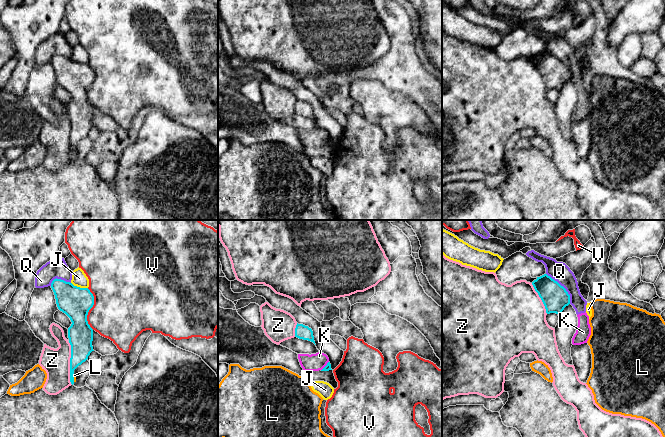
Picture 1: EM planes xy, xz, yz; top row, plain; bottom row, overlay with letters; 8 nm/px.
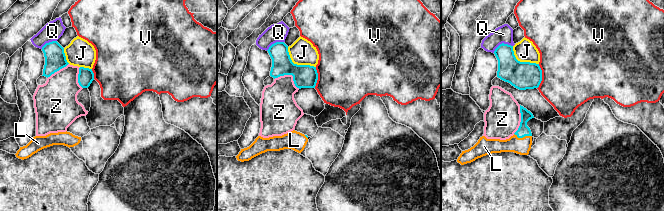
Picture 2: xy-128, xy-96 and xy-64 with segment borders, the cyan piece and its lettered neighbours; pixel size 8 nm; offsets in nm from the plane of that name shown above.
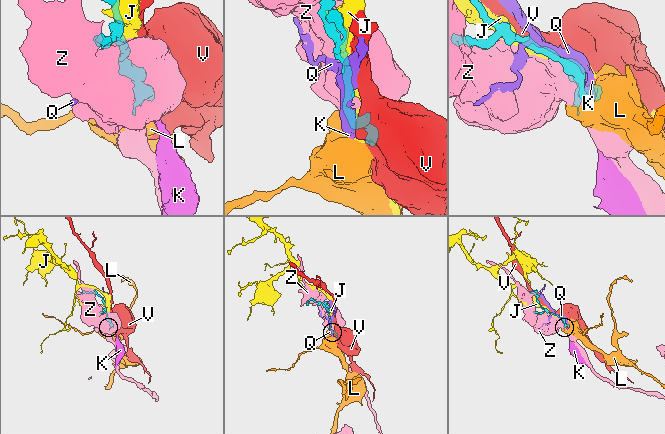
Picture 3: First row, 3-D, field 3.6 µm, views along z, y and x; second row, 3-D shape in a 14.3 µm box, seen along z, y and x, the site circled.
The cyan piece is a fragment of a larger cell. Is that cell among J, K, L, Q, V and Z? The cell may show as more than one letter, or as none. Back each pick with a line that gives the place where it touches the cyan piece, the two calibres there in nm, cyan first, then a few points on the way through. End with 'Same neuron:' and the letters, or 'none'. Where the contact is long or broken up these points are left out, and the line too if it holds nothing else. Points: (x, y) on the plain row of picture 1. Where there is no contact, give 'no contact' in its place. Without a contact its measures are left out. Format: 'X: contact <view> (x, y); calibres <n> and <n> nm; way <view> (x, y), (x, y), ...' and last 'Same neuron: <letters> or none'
L: contact xy (73, 154); calibres 160 and 20 nm; way xy (81, 124), (72, 143), (73, 154), (74, 151)
Same neuron: L

